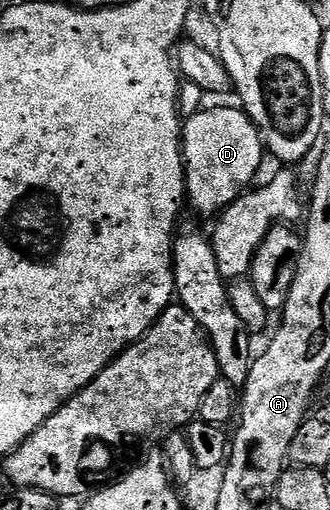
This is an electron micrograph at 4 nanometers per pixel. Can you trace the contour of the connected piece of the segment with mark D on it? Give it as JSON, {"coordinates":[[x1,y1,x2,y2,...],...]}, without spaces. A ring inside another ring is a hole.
{"coordinates":[[241,106,208,107,199,109,183,122,182,157,186,161,189,206,194,206,202,215,214,217,255,182,253,179,262,167,264,146,262,132]]}

